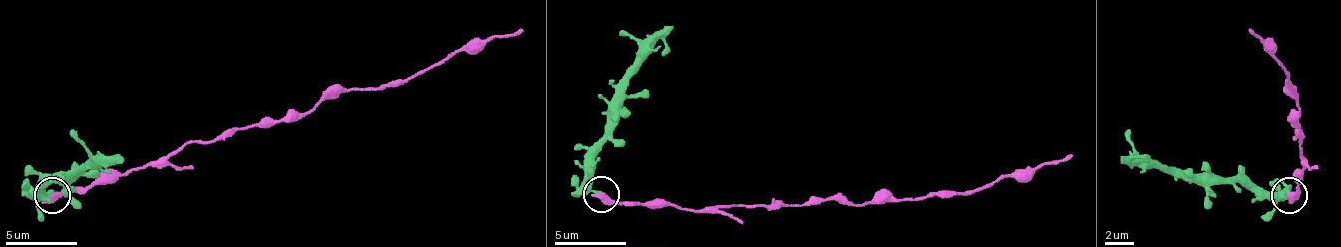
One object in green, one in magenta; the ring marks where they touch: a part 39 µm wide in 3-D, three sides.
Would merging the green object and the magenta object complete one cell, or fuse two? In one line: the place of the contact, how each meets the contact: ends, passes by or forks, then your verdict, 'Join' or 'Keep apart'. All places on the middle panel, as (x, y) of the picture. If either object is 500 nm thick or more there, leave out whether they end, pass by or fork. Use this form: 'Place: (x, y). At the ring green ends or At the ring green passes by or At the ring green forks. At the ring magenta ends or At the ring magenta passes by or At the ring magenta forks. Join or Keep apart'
Place: (601, 194). Keep apart

